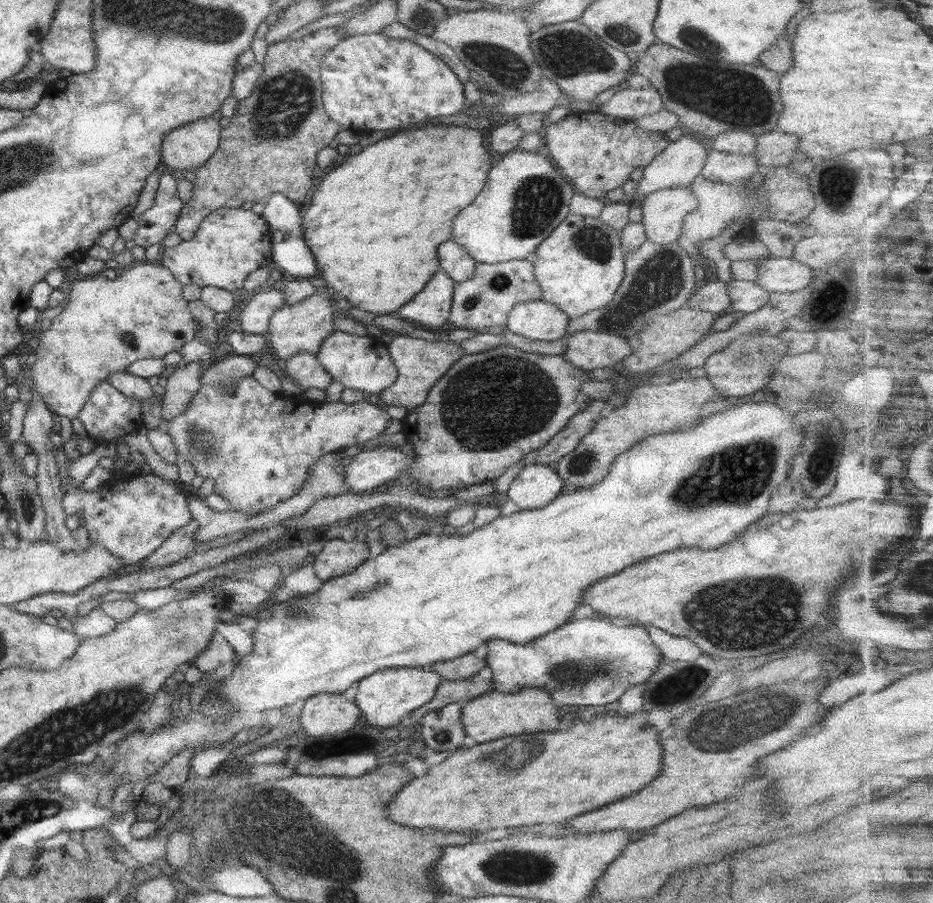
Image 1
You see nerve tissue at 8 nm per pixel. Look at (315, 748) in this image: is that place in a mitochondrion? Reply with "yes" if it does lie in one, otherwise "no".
no

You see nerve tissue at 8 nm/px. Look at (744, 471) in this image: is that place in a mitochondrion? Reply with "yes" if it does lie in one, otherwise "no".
yes

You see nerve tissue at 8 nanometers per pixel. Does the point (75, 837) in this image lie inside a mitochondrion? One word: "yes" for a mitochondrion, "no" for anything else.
no

